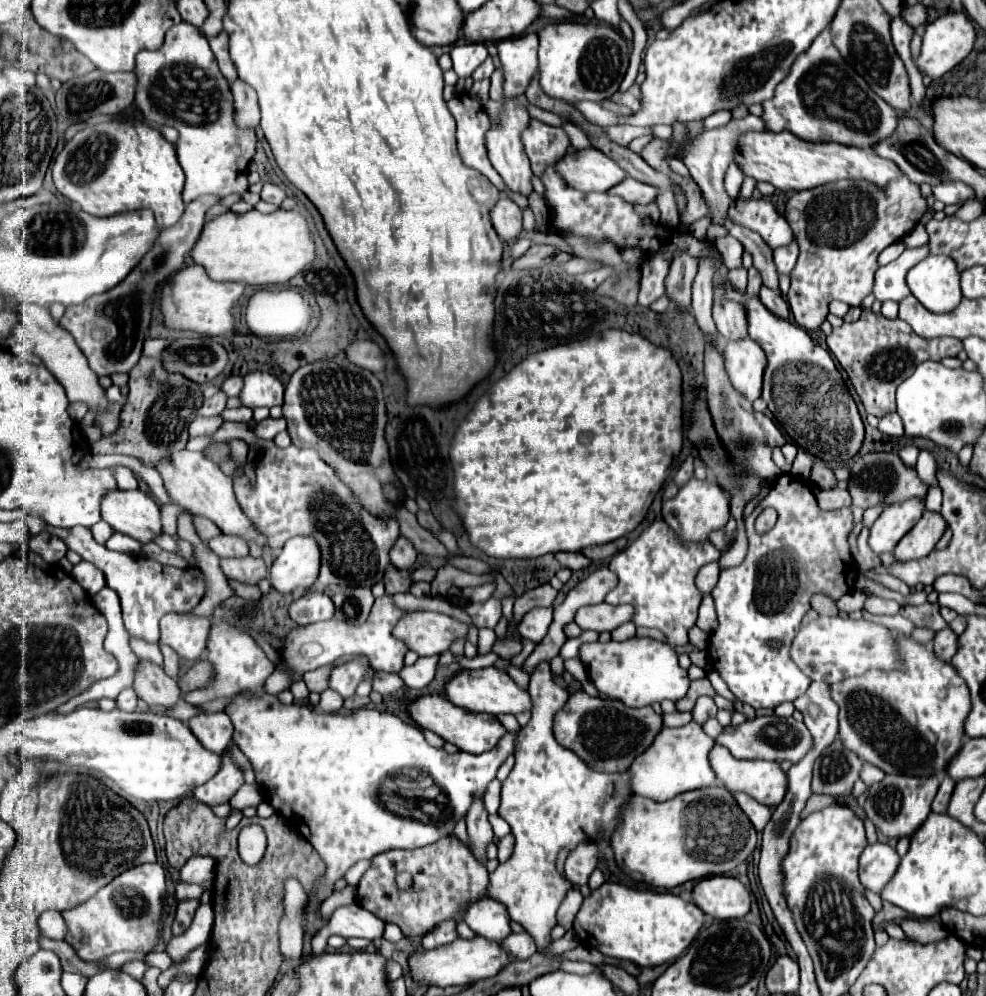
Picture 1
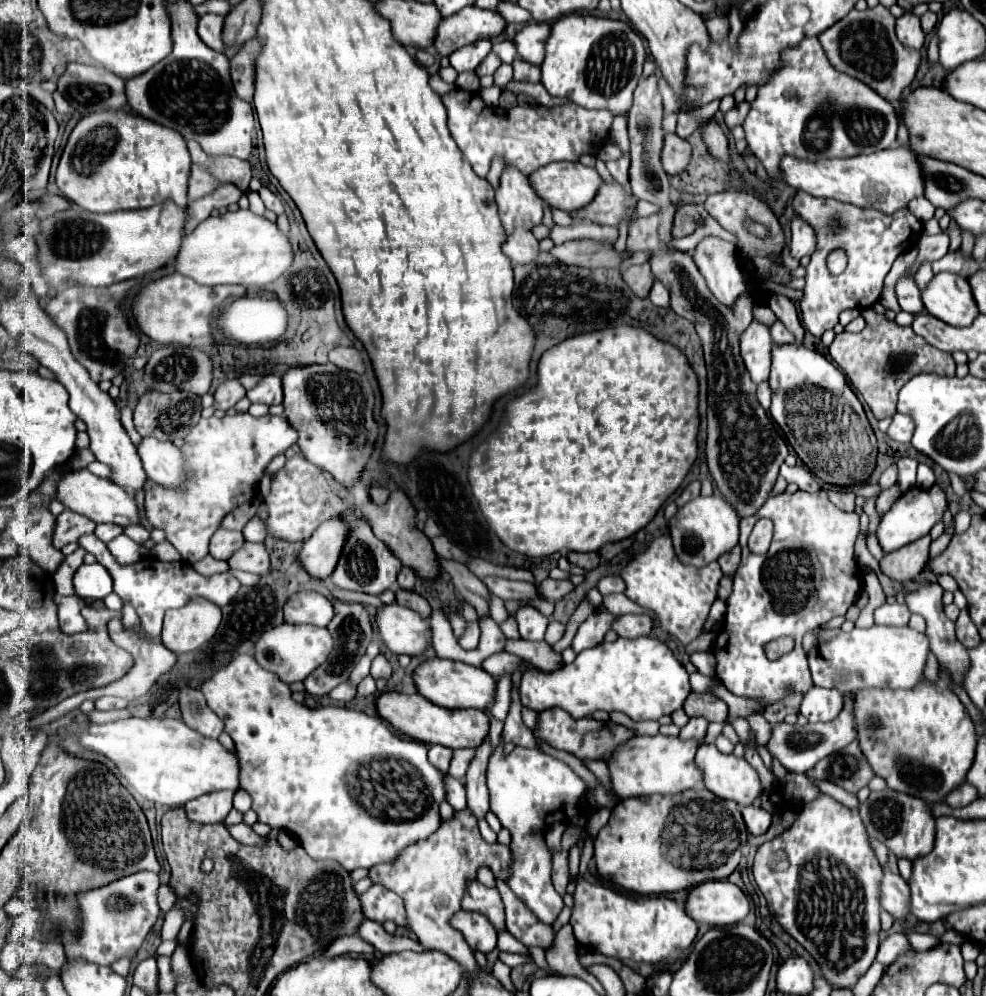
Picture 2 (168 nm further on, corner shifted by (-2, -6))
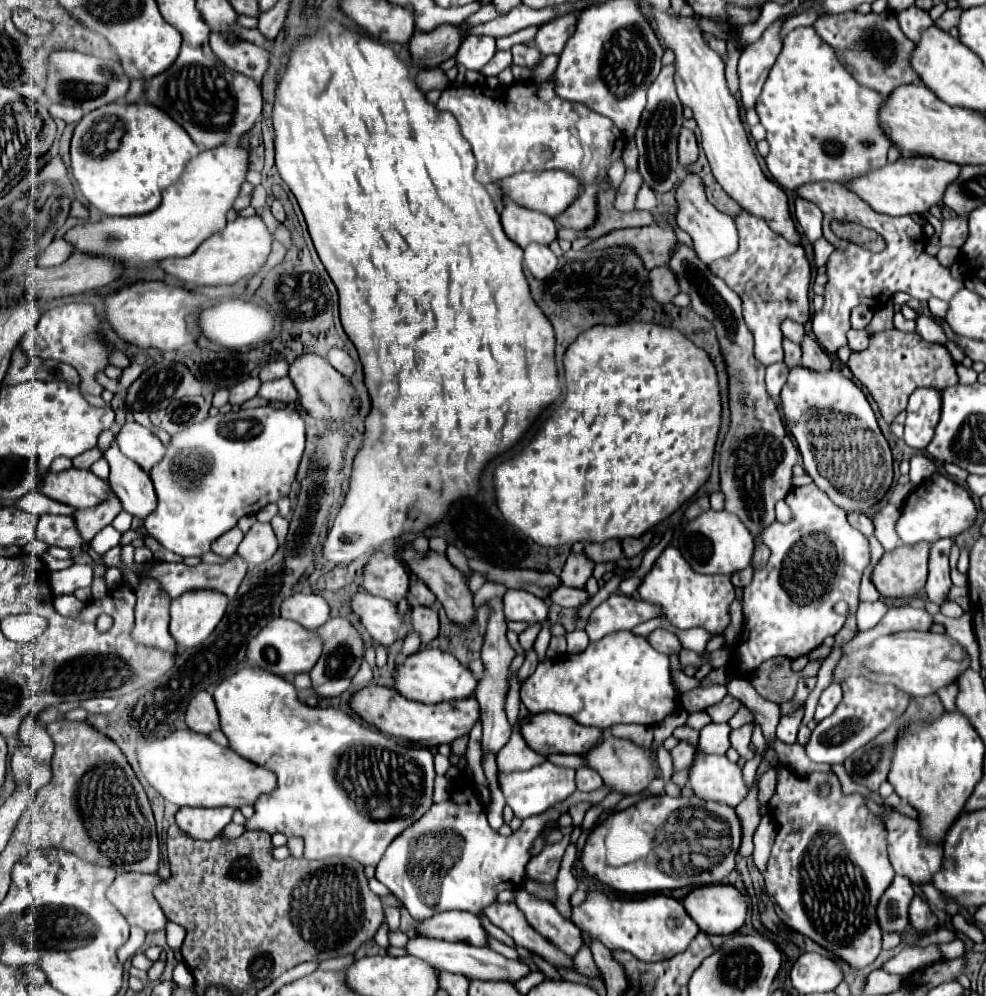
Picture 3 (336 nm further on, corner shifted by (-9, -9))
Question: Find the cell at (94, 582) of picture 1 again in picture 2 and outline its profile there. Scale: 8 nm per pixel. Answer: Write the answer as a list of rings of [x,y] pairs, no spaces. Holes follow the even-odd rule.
[[[82,564],[74,572],[74,588],[80,598],[104,598],[112,592],[110,572],[102,564]]]

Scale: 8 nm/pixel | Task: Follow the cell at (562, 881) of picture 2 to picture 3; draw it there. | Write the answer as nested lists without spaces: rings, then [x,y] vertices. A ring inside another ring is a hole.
[[[545,837],[545,845],[543,845],[541,853],[535,855],[527,865],[527,877],[545,881],[545,883],[555,883],[565,849],[567,849],[567,839],[563,839],[559,843],[549,843]]]

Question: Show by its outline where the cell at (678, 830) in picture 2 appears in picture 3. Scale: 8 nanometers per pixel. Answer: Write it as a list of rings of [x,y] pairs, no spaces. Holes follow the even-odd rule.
[[[657,795],[643,799],[625,811],[609,815],[605,823],[595,827],[583,847],[581,863],[589,875],[623,893],[659,893],[687,885],[711,885],[721,883],[735,869],[735,857],[741,847],[741,837],[741,821],[733,807],[705,801],[697,795]]]

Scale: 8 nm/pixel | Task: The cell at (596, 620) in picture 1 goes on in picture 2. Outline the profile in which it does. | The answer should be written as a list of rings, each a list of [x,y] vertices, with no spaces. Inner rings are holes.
[[[620,616],[614,624],[612,630],[618,632],[622,638],[640,638],[640,636],[650,636],[652,634],[652,618],[648,616]]]

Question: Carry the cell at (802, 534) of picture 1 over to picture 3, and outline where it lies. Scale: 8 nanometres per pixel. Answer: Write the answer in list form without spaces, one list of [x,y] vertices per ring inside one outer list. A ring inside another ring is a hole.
[[[809,483],[803,487],[793,487],[787,493],[785,503],[793,513],[791,521],[773,521],[769,529],[761,531],[759,541],[769,547],[771,557],[765,567],[753,571],[753,581],[743,587],[743,633],[731,659],[731,665],[743,677],[755,673],[757,667],[767,659],[787,657],[793,661],[819,647],[827,635],[837,635],[847,619],[847,615],[841,613],[837,605],[845,603],[847,613],[857,611],[859,581],[863,569],[869,565],[869,547],[865,535],[847,523],[847,513],[833,505],[833,501],[829,501],[829,497],[825,497],[817,485]]]

